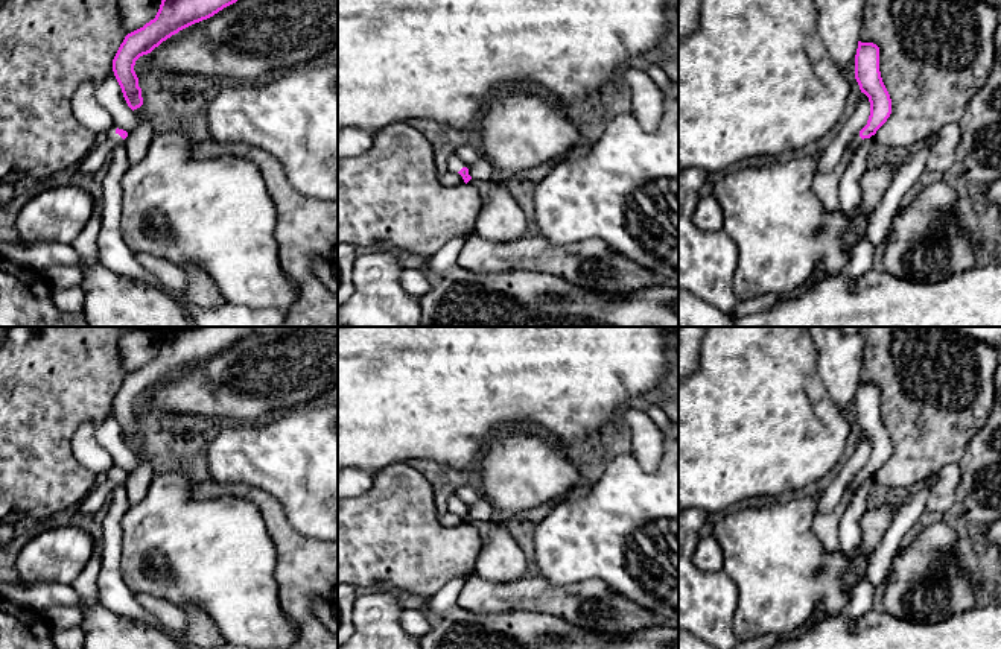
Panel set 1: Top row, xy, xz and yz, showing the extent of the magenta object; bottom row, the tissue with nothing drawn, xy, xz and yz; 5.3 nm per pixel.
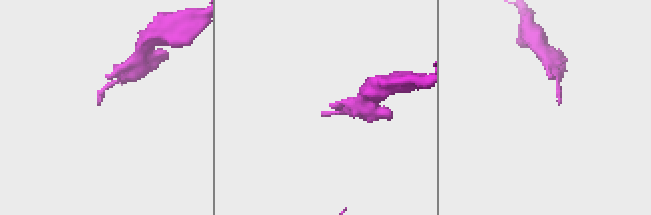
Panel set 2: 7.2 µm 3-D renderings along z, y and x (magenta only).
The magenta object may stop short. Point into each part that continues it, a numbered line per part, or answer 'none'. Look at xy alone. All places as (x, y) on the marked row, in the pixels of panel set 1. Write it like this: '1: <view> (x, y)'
1: xy (96, 158)

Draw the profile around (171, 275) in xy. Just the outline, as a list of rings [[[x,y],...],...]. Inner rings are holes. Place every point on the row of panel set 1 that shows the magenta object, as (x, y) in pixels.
[[[134,254],[135,261],[154,274],[158,281],[166,287],[166,290],[172,292],[184,292],[187,287],[187,277],[180,268],[180,264],[169,263],[166,260],[152,257],[149,254]]]

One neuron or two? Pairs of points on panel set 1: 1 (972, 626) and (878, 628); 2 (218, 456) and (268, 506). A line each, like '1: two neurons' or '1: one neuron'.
1: one neuron
2: two neurons

